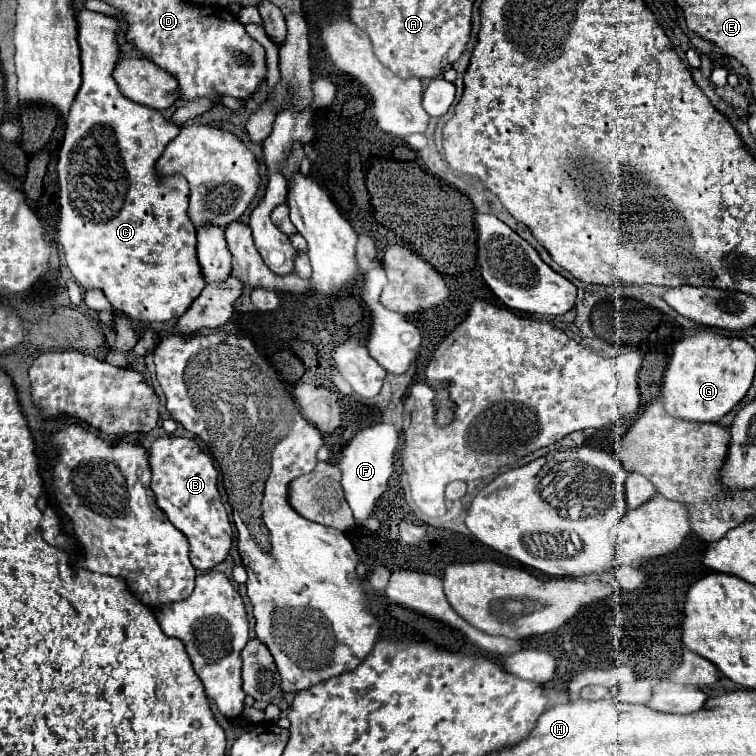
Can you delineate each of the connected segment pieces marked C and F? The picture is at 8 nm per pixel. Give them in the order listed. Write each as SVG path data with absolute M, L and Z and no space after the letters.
M79 11L77 13L77 23L79 23L79 45L81 45L81 63L83 63L83 83L77 91L77 99L73 101L73 107L69 111L67 117L67 127L65 127L65 137L59 149L59 159L57 159L57 179L59 179L59 213L57 213L57 243L63 247L65 253L65 263L69 267L69 271L73 273L73 277L77 279L77 283L81 283L83 287L97 287L105 293L105 297L109 299L109 303L115 309L121 309L129 319L133 321L169 321L173 317L181 317L191 303L199 297L199 293L203 291L203 287L207 285L203 275L201 275L201 267L197 263L197 239L195 239L195 225L191 223L189 215L187 215L187 203L189 203L189 187L187 187L187 179L183 175L159 175L155 171L155 163L161 157L163 149L167 147L169 141L173 141L179 133L179 127L167 119L163 119L161 111L139 105L131 99L127 99L115 79L113 79L113 71L115 65L119 61L119 45L117 45L117 31L119 31L119 23L113 17L95 13L95 11Z
M377 423L359 431L343 451L339 461L341 487L357 523L369 519L375 501L387 491L387 481L393 475L393 455L399 445L399 433L391 423Z

